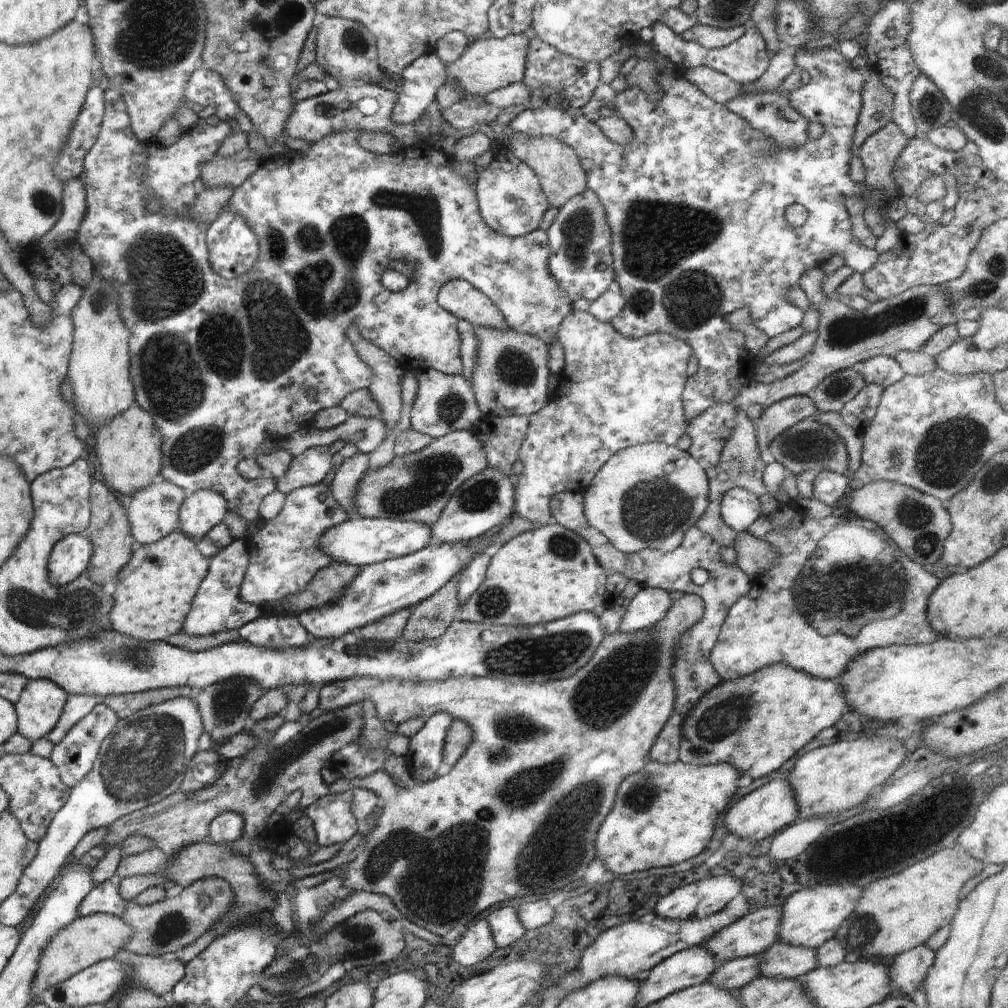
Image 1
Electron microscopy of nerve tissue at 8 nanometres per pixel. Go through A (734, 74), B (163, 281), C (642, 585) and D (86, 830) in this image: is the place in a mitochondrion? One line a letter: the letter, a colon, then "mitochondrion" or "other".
A: other
B: mitochondrion
C: other
D: other

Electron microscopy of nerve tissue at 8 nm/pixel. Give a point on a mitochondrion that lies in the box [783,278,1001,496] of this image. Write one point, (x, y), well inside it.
(945, 453)

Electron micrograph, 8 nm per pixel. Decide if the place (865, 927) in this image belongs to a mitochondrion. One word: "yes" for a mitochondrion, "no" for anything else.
yes

